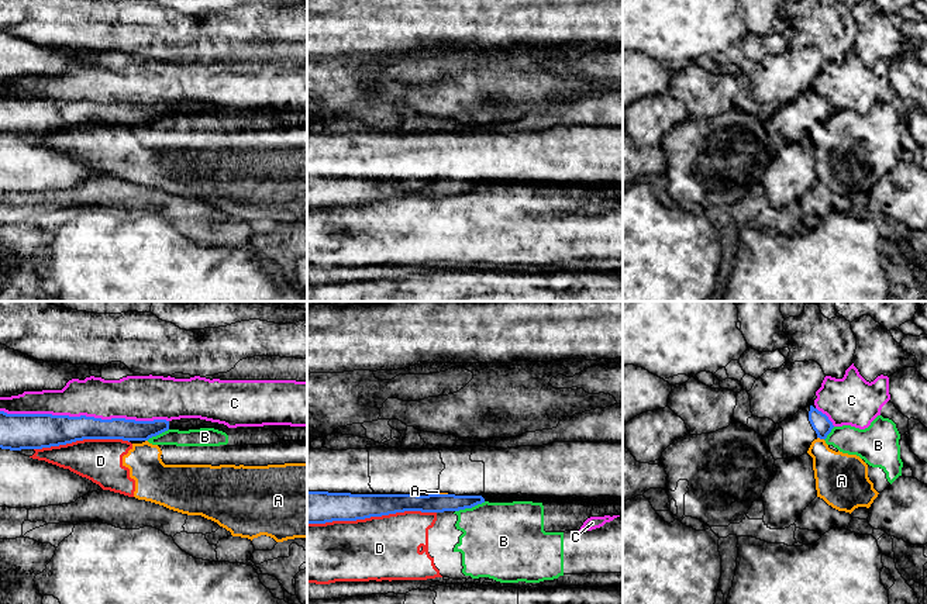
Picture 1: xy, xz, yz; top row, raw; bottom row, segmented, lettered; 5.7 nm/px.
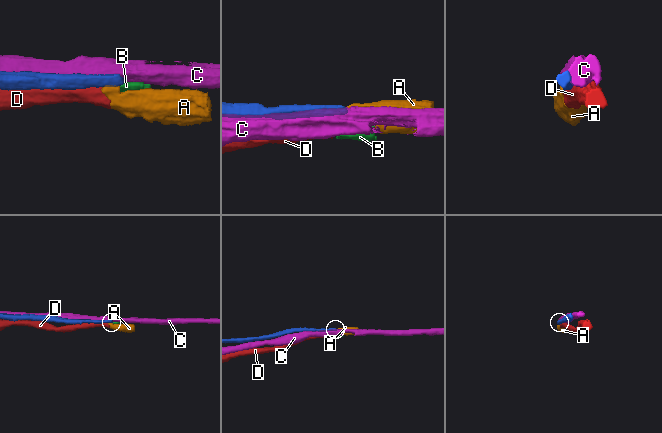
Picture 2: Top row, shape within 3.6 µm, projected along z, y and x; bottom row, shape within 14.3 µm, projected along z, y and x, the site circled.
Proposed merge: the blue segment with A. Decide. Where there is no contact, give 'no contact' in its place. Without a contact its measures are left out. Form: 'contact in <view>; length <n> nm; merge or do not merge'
contact in yz; length 40 nm; do not merge

